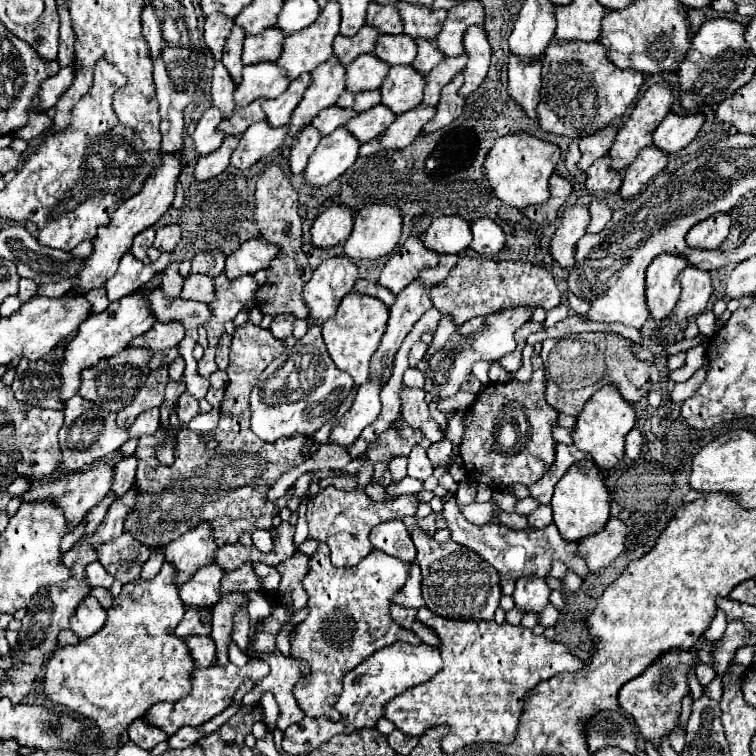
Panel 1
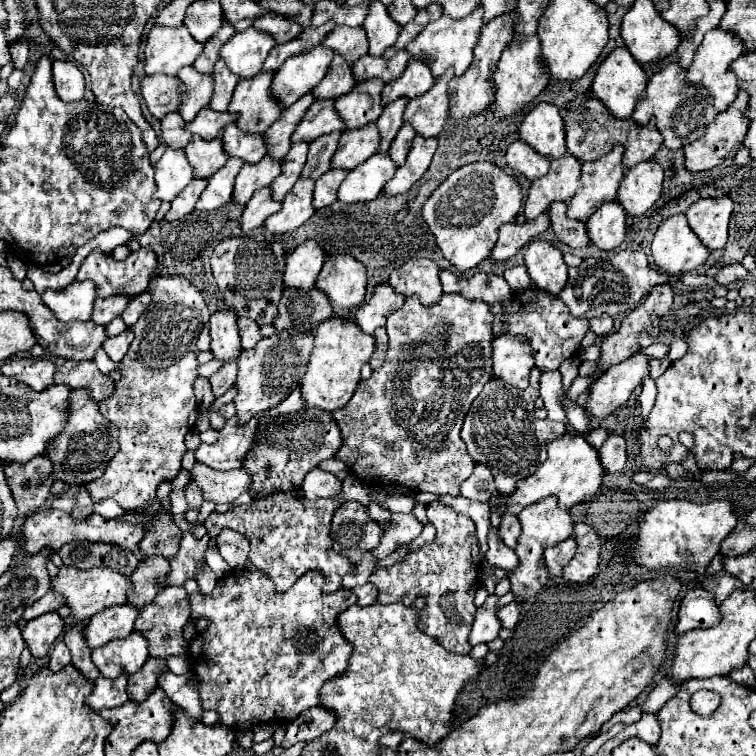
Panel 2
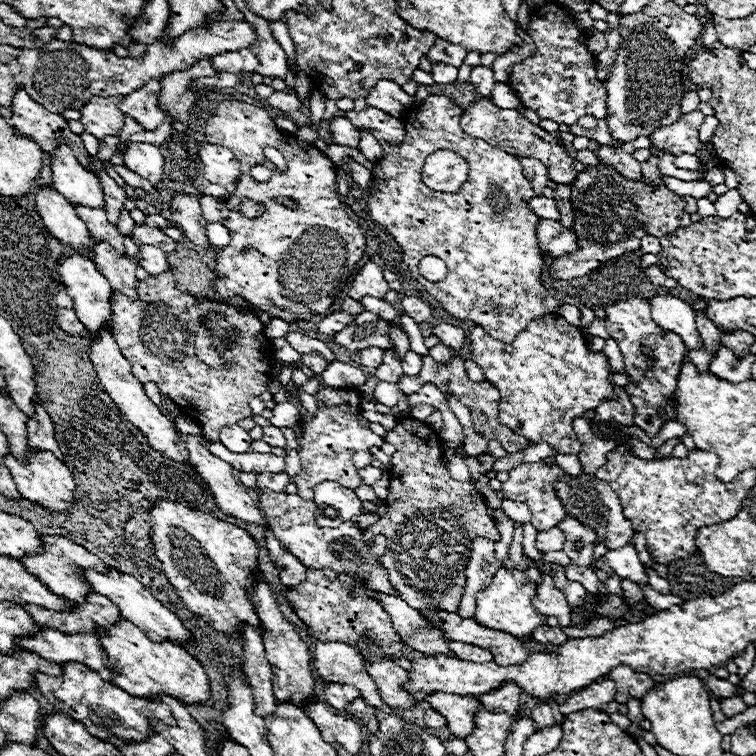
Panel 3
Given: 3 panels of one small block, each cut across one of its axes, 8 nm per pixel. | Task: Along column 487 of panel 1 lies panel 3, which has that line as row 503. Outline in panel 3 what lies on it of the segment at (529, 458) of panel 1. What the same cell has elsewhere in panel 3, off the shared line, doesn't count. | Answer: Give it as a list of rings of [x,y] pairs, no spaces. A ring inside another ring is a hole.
[[[402,418],[398,420],[398,426],[394,432],[388,432],[386,438],[390,444],[396,446],[396,452],[392,454],[392,468],[390,468],[390,486],[388,486],[388,512],[372,524],[364,538],[370,540],[374,534],[388,536],[388,552],[384,554],[384,568],[388,568],[390,580],[400,592],[400,596],[412,604],[412,608],[446,608],[456,610],[458,602],[464,592],[466,584],[466,564],[472,554],[472,540],[476,536],[488,536],[492,542],[498,542],[498,530],[494,520],[486,512],[484,498],[476,492],[476,488],[468,482],[456,482],[450,478],[450,472],[444,466],[442,452],[440,452],[440,440],[436,432],[432,432],[430,426],[422,424],[414,418]]]

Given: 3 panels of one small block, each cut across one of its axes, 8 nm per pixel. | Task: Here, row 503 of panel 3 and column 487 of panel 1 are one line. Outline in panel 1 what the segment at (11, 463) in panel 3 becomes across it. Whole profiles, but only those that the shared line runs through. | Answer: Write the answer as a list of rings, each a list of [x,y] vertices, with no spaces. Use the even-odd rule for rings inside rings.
[[[474,24],[472,28],[468,28],[468,32],[464,34],[464,48],[468,54],[468,64],[464,68],[466,80],[460,88],[460,92],[462,92],[462,96],[468,96],[482,84],[482,80],[486,78],[488,66],[490,66],[492,48],[490,48],[488,34],[482,24]]]

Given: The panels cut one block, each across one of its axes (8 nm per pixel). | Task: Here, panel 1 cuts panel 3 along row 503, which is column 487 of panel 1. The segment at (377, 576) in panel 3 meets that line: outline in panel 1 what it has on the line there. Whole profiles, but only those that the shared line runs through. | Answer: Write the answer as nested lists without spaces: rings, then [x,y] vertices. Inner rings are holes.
[[[460,258],[460,262],[450,270],[442,286],[432,290],[434,308],[440,312],[450,312],[458,326],[474,316],[484,316],[500,308],[516,306],[540,306],[550,310],[560,304],[560,292],[556,288],[550,270],[526,262],[496,262],[490,258]]]

